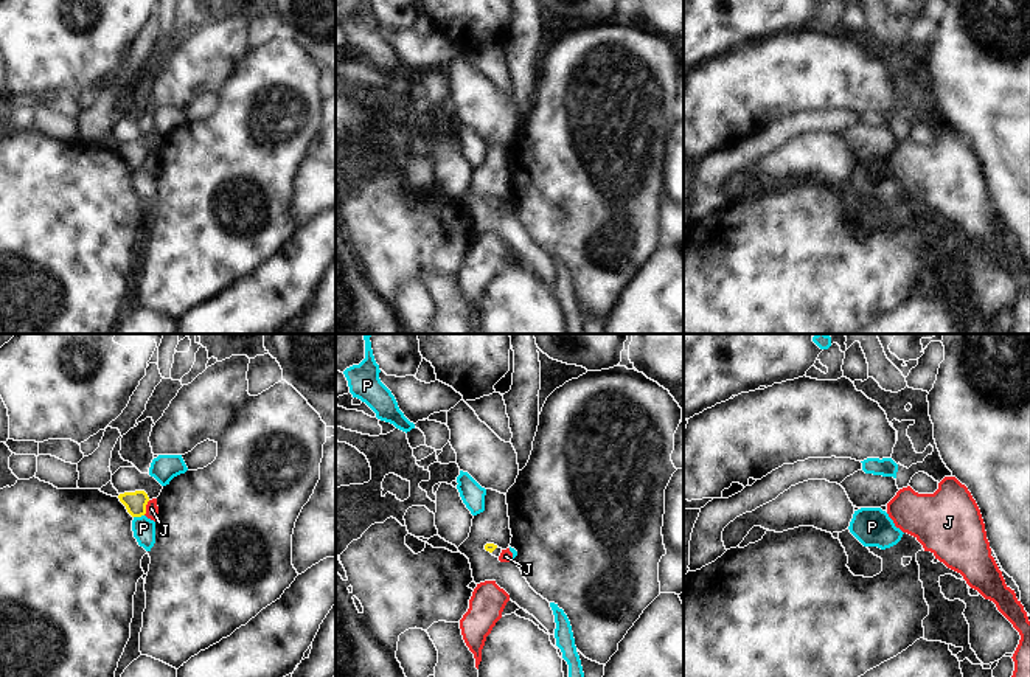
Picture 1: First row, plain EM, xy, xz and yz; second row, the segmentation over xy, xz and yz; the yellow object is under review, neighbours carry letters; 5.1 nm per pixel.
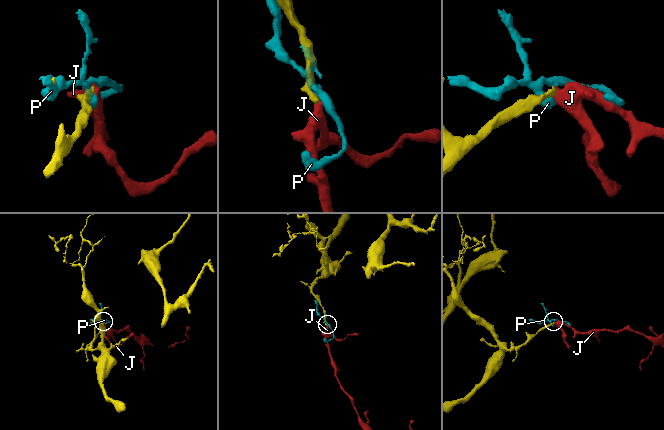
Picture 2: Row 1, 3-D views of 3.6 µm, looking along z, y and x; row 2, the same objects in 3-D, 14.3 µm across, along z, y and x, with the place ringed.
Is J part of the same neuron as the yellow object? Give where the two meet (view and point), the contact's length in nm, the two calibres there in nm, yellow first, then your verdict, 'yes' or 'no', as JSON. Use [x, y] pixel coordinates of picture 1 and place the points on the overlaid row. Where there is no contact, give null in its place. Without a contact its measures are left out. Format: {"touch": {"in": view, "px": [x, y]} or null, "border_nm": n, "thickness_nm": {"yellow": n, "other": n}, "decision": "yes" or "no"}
{"touch": {"in": "xy", "px": [145, 508]}, "border_nm": 90, "thickness_nm": {"yellow": 110, "other": 60}, "decision": "no"}

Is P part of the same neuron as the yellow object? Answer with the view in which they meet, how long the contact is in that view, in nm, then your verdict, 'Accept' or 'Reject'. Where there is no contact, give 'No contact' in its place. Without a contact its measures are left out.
Touches yellow in xy. Shared border 60 nm. Reject.

